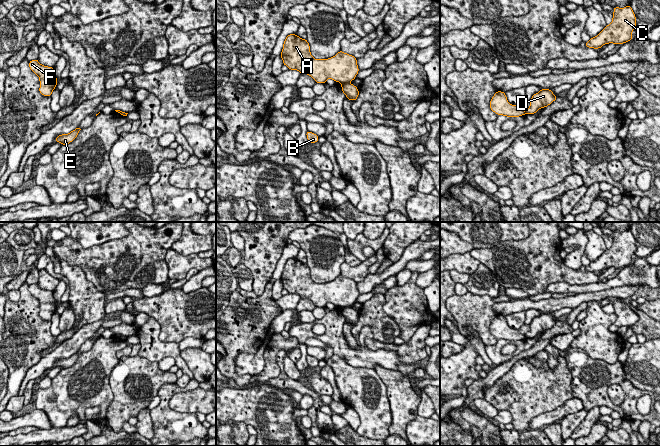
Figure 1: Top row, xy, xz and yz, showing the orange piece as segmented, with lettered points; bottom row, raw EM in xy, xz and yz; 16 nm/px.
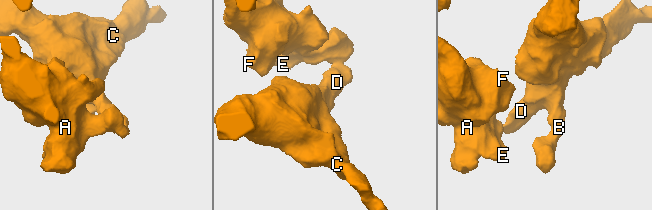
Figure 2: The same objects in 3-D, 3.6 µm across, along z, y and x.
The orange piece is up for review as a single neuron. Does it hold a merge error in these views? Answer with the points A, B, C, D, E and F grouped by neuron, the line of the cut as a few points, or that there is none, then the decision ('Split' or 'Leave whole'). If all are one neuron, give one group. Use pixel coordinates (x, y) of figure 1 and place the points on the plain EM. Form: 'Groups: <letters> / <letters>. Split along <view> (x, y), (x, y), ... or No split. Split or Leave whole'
Groups: A E F / B C D. Split along xz (342, 306), (347, 307). Split

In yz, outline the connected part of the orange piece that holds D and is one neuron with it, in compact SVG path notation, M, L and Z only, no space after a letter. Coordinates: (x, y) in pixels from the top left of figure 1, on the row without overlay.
M541 313L531 321L530 330L525 338L535 338L539 333L547 331L555 324L557 324L557 320L553 318L553 315Z

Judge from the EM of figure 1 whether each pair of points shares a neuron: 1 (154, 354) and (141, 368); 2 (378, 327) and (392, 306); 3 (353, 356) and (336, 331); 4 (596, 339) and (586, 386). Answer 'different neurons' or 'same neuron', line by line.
1: different neurons
2: different neurons
3: same neuron
4: different neurons

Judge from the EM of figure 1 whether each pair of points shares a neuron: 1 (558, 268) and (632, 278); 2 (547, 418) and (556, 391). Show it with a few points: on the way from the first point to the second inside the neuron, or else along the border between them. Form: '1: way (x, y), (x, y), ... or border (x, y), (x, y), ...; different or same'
1: border (598, 281), (575, 284); different
2: border (569, 399), (556, 408), (535, 416), (529, 424); different

